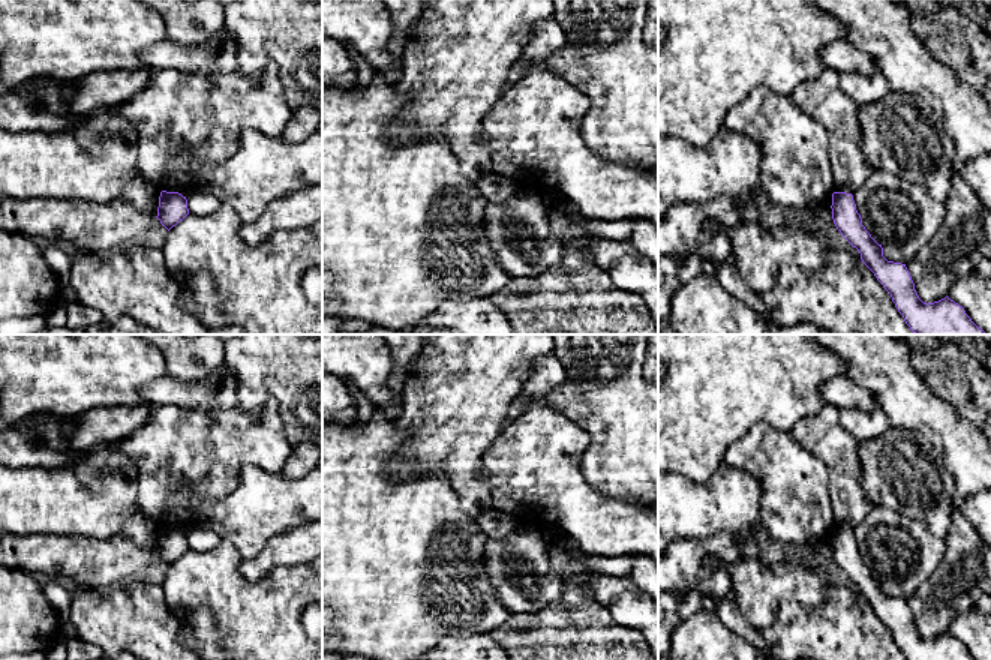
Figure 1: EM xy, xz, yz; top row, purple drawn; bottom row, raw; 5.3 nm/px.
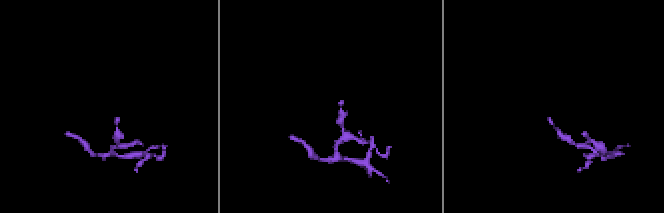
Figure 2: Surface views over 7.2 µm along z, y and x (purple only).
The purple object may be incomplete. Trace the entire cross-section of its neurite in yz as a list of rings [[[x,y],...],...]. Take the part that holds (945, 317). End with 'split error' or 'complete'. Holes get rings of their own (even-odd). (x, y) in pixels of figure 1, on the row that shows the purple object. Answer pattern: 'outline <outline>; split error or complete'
outline [[[832,194],[832,219],[841,236],[858,249],[862,262],[891,294],[895,308],[915,334],[987,334],[966,314],[964,308],[948,296],[924,303],[906,264],[888,261],[883,248],[862,225],[852,194]]]; complete

